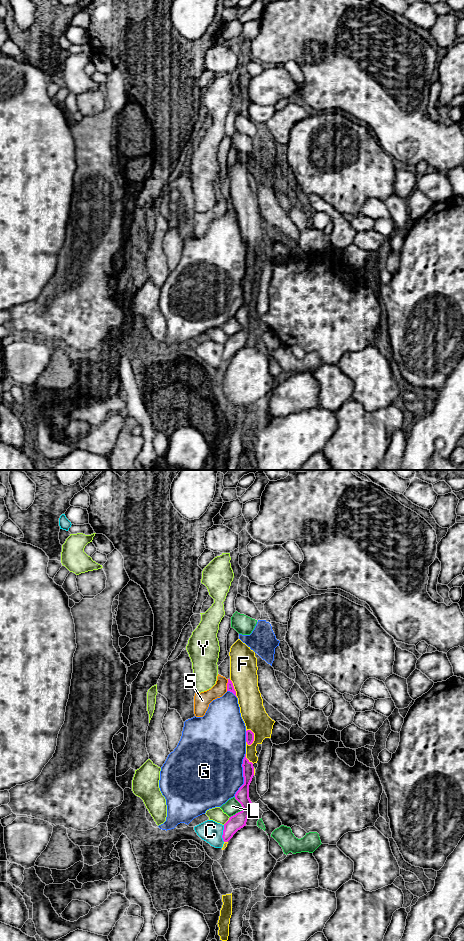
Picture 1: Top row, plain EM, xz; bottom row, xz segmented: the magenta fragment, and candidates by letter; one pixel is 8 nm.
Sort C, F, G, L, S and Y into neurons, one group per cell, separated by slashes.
C / F / G / L / S / Y

